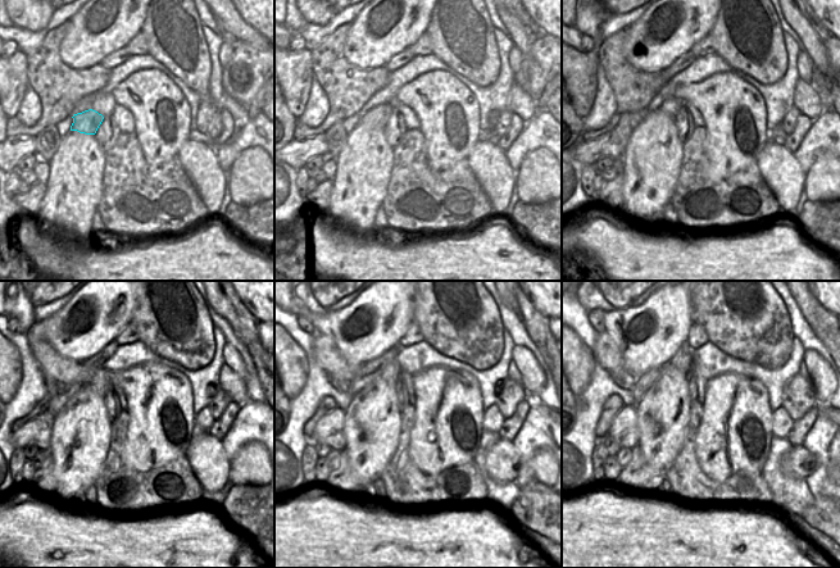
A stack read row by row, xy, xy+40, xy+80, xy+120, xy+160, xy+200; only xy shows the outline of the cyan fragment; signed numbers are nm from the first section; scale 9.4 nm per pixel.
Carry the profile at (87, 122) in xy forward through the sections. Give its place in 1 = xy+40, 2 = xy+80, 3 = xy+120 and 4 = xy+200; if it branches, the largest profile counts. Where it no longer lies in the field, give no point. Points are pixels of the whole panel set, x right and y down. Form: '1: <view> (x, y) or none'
1: xy+40 (376, 119)
2: xy+80 (671, 107)
3: xy+120 (99, 380)
4: xy+200 (684, 359)

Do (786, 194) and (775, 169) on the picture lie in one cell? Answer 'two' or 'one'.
one

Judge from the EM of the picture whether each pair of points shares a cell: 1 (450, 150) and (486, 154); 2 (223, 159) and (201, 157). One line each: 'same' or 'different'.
1: different
2: different

